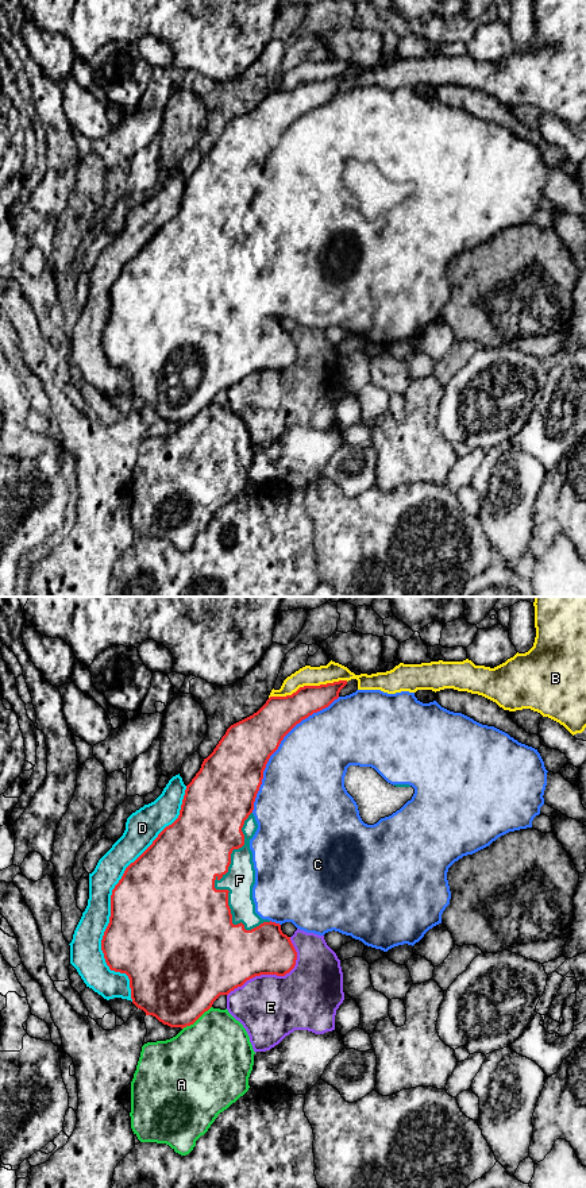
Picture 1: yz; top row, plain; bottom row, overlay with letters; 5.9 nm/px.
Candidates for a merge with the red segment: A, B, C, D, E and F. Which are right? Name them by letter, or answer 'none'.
none

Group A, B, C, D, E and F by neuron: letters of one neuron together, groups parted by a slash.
A / B / C F / D / E

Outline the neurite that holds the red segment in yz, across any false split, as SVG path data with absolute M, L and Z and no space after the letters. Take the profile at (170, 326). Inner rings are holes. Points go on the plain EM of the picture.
M347 76L304 81L292 90L270 92L257 108L231 120L186 181L178 213L126 263L112 285L111 312L101 346L111 366L128 371L132 398L146 410L153 410L170 423L184 424L208 406L220 390L228 390L247 375L261 370L285 371L294 363L297 347L290 332L282 328L281 320L270 316L251 325L246 325L242 317L234 320L228 301L230 286L216 285L215 275L228 267L232 246L244 240L242 223L254 205L270 151L297 119L338 94L346 80Z

